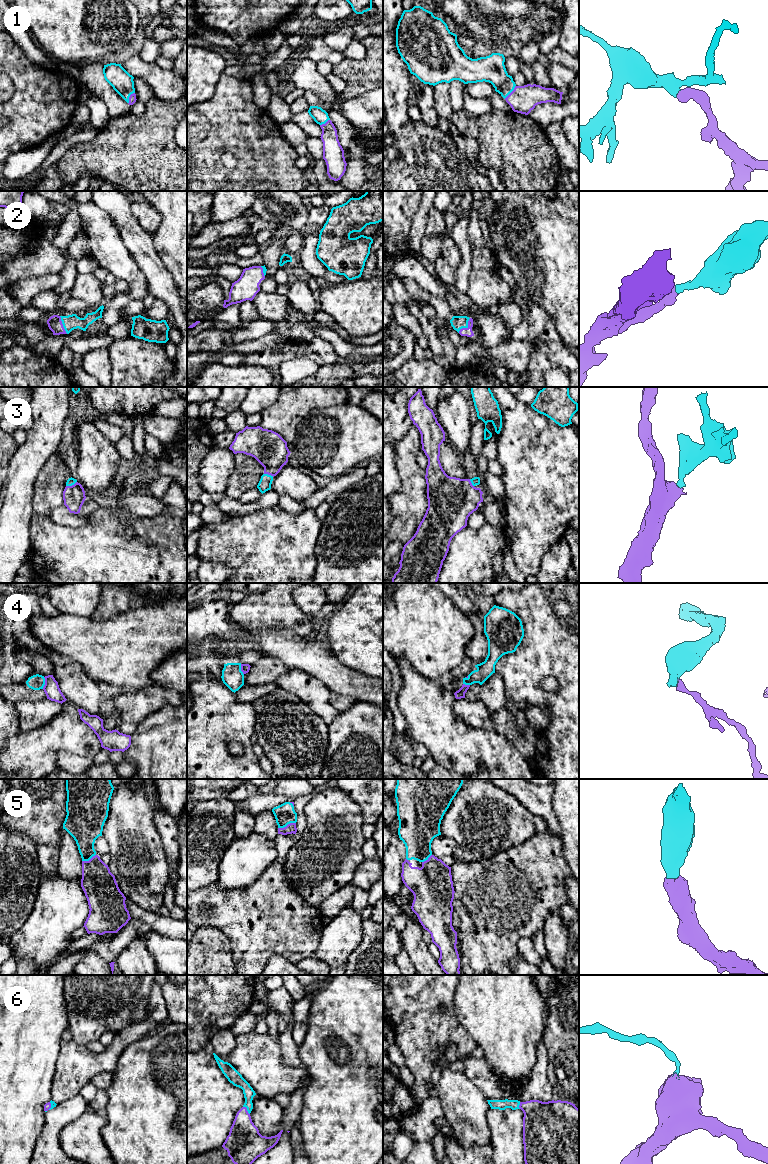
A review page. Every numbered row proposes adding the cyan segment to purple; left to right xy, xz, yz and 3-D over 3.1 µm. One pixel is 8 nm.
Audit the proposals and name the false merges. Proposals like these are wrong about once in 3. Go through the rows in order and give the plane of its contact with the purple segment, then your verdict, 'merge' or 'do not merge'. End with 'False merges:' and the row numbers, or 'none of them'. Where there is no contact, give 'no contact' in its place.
1: yz | merge
2: yz | merge
3: xy | merge
4: xy | do not merge
5: xz | merge
6: xz | merge
False merges: 4

